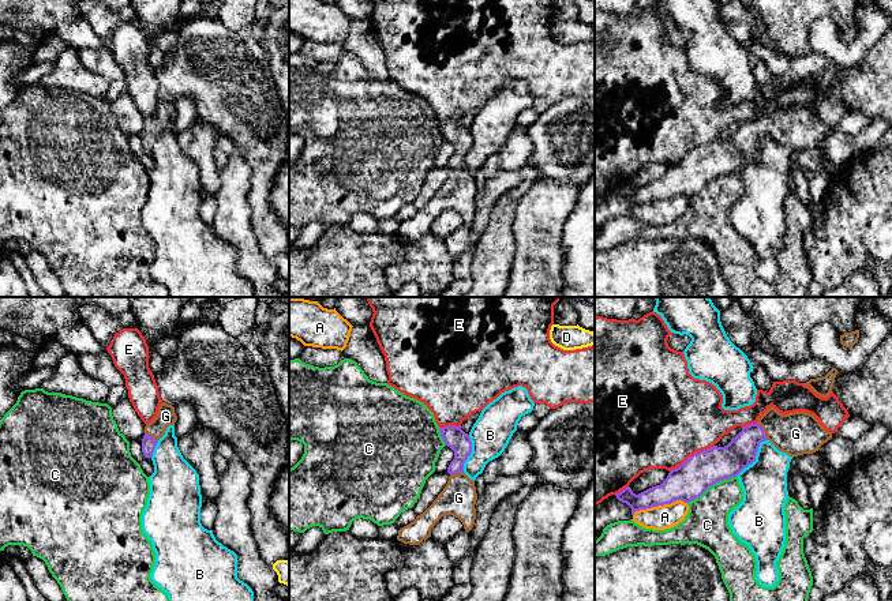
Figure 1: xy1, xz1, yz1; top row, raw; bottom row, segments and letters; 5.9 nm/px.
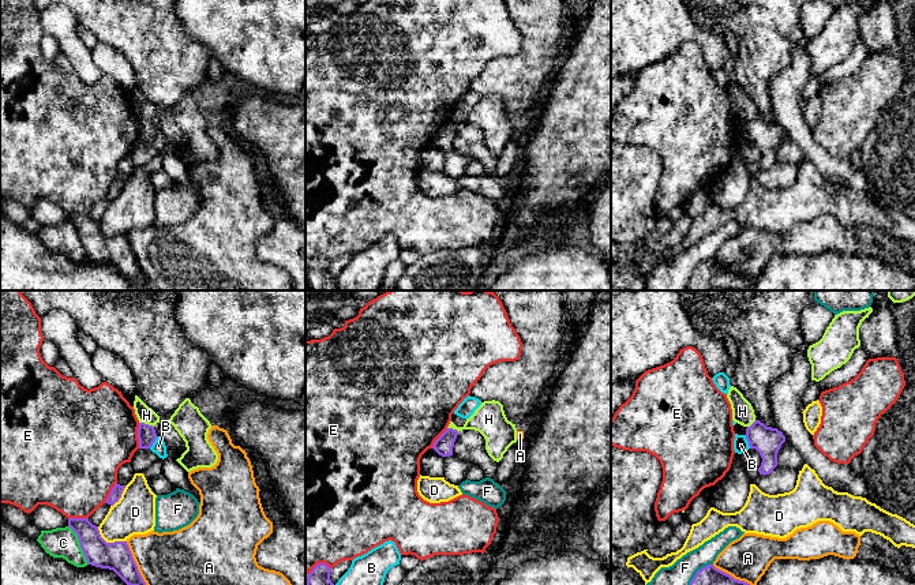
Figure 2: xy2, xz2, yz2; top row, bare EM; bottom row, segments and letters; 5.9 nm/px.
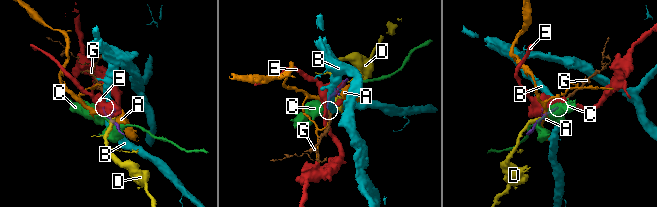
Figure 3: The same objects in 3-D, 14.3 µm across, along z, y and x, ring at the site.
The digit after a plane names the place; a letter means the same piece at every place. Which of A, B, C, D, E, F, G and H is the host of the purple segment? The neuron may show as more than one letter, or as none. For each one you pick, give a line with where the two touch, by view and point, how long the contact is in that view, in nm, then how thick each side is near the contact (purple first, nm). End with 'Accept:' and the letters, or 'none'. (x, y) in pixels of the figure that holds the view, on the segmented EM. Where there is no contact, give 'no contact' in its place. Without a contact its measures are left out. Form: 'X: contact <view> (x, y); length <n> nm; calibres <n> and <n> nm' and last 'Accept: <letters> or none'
G: contact yz1 (763, 431); length 130 nm; calibres 180 and 260 nm
Accept: G

